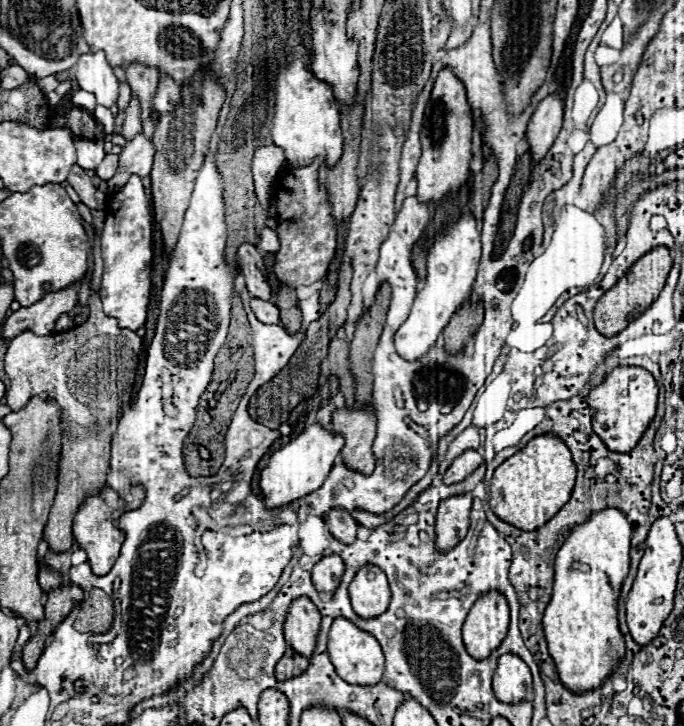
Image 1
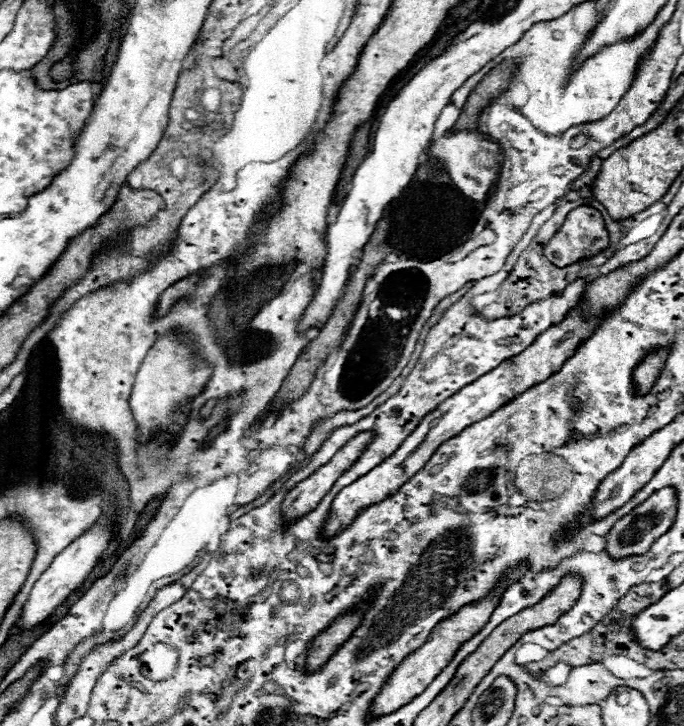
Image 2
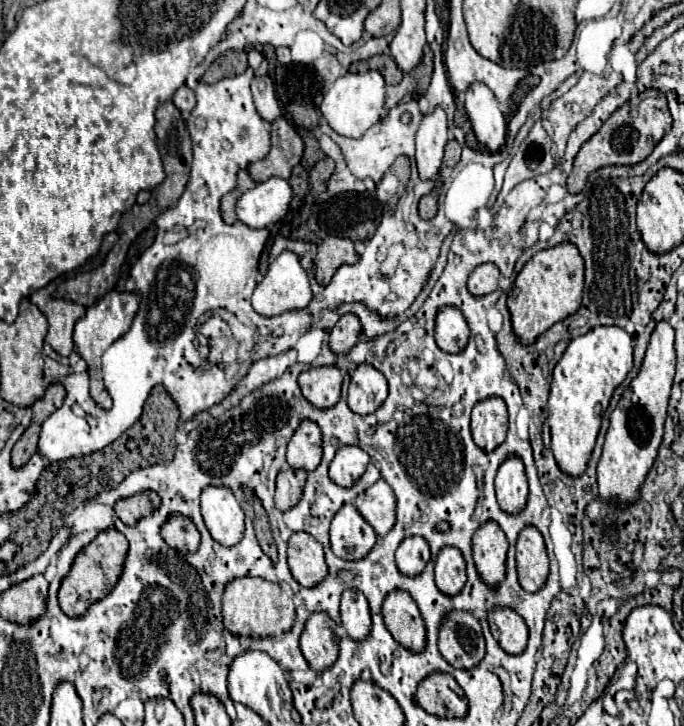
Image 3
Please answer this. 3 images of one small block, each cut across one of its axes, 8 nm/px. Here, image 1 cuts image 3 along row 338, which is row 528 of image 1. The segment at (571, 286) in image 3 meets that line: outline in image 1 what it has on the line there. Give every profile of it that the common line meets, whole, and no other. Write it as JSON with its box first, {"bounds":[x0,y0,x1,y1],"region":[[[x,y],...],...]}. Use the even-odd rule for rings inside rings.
{"bounds":[490,434,576,532],"region":[[[542,434],[532,438],[522,450],[518,450],[514,456],[504,460],[492,476],[490,482],[490,506],[504,522],[524,528],[526,532],[532,532],[532,528],[540,528],[540,524],[546,524],[568,500],[574,488],[576,480],[576,466],[572,462],[572,454],[566,448],[566,444],[556,434]]]}

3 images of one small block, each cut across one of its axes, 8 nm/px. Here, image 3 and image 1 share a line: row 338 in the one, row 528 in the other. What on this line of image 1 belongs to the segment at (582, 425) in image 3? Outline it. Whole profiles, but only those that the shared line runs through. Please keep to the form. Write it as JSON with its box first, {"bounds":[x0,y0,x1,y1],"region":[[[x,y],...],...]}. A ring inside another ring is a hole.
{"bounds":[542,508,632,692],"region":[[[604,508],[572,528],[556,554],[554,586],[542,626],[556,672],[572,692],[598,688],[616,670],[614,658],[626,650],[624,636],[618,630],[616,602],[630,568],[630,536],[632,524],[626,514],[618,508]]]}

